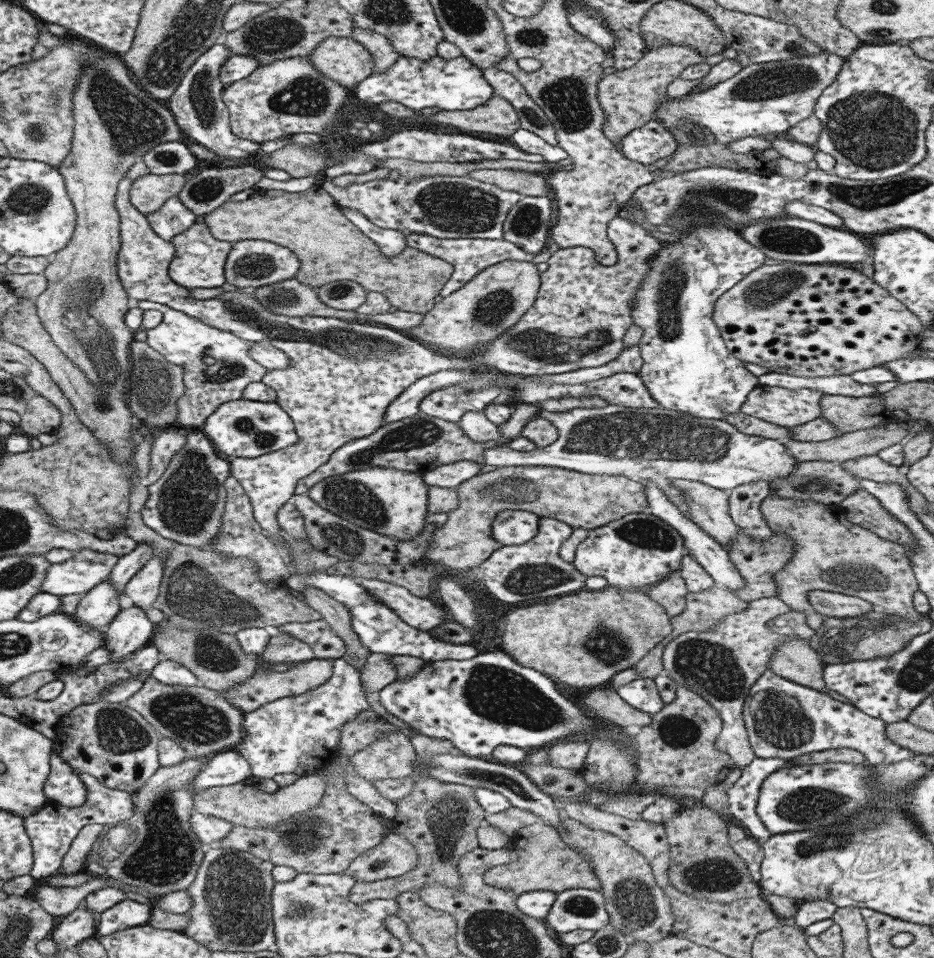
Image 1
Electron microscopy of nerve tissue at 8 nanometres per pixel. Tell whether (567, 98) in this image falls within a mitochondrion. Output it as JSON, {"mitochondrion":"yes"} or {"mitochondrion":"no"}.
{"mitochondrion":"yes"}

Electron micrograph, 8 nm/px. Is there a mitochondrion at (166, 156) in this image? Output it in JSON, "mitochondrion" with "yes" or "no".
{"mitochondrion":"yes"}

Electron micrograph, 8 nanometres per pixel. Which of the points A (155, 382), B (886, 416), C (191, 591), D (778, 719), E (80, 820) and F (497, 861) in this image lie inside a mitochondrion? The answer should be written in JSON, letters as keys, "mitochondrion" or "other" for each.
{"A":"mitochondrion","B":"other","C":"mitochondrion","D":"mitochondrion","E":"other","F":"other"}

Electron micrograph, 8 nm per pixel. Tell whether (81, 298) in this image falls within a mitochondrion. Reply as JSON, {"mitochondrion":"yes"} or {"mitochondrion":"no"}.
{"mitochondrion":"yes"}

